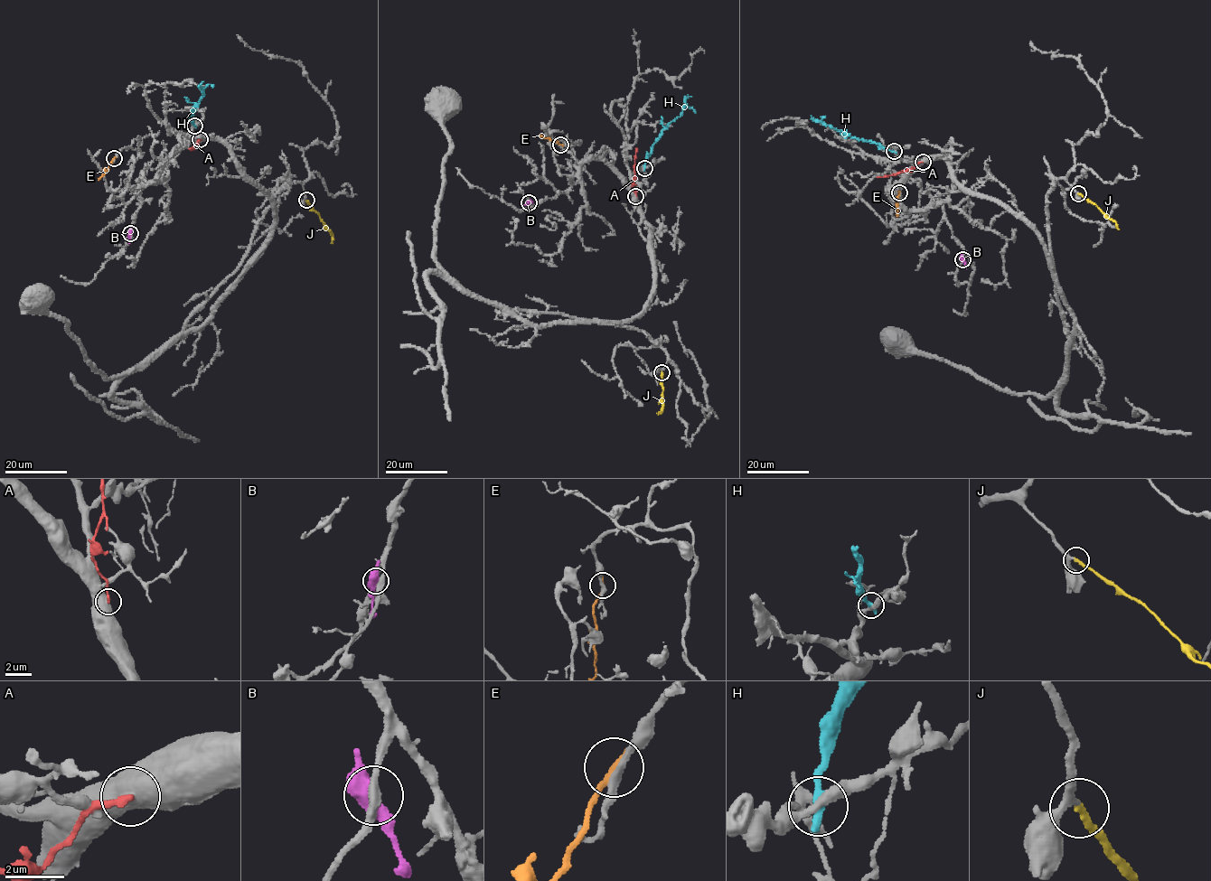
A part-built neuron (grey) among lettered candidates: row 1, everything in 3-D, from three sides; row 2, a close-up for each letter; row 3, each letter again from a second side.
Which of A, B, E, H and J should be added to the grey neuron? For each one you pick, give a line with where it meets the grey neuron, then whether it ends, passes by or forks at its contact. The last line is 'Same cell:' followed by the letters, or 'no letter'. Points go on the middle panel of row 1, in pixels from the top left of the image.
J: Touches grey at (661, 372). It ends there
Same cell: J

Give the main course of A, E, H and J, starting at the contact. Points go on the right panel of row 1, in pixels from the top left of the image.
A: (923, 162), (910, 169), (877, 177)
E: (899, 192), (896, 215)
H: (894, 152), (877, 143), (843, 135), (811, 116)
J: (1079, 193), (1094, 203), (1119, 229)

